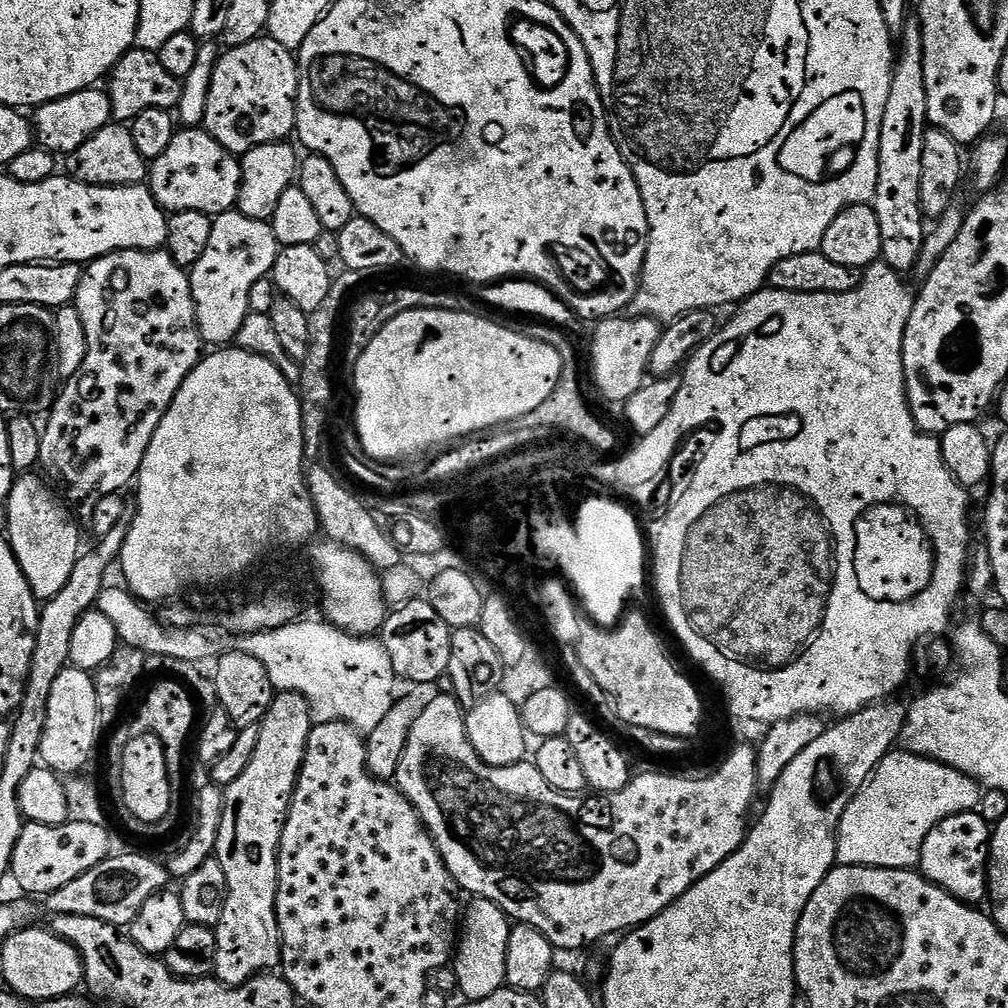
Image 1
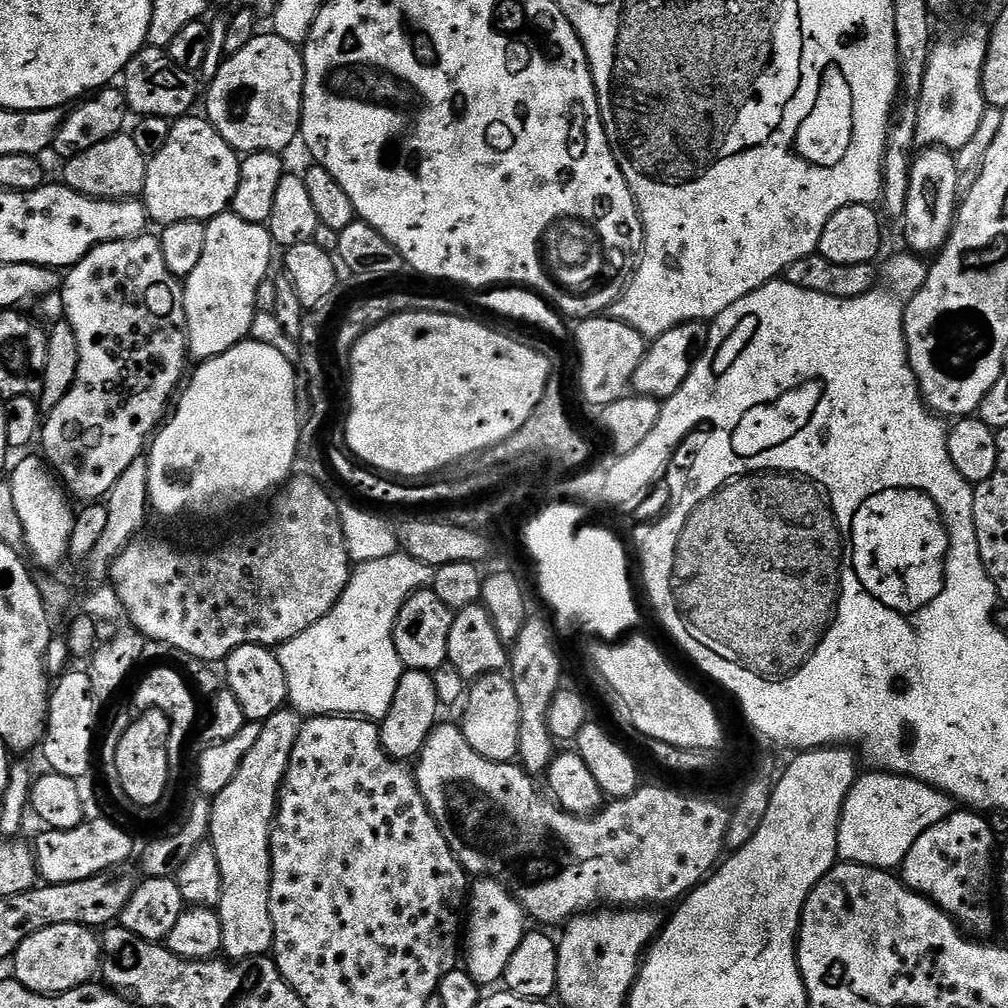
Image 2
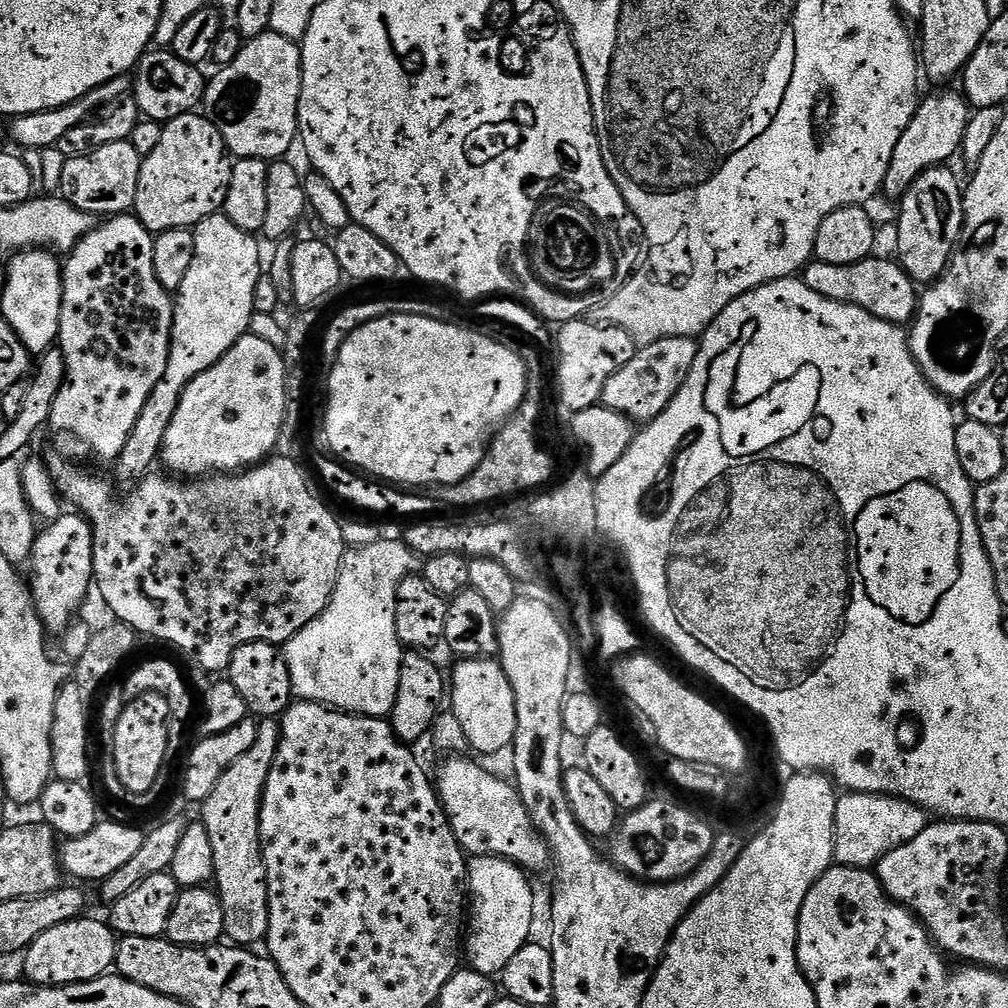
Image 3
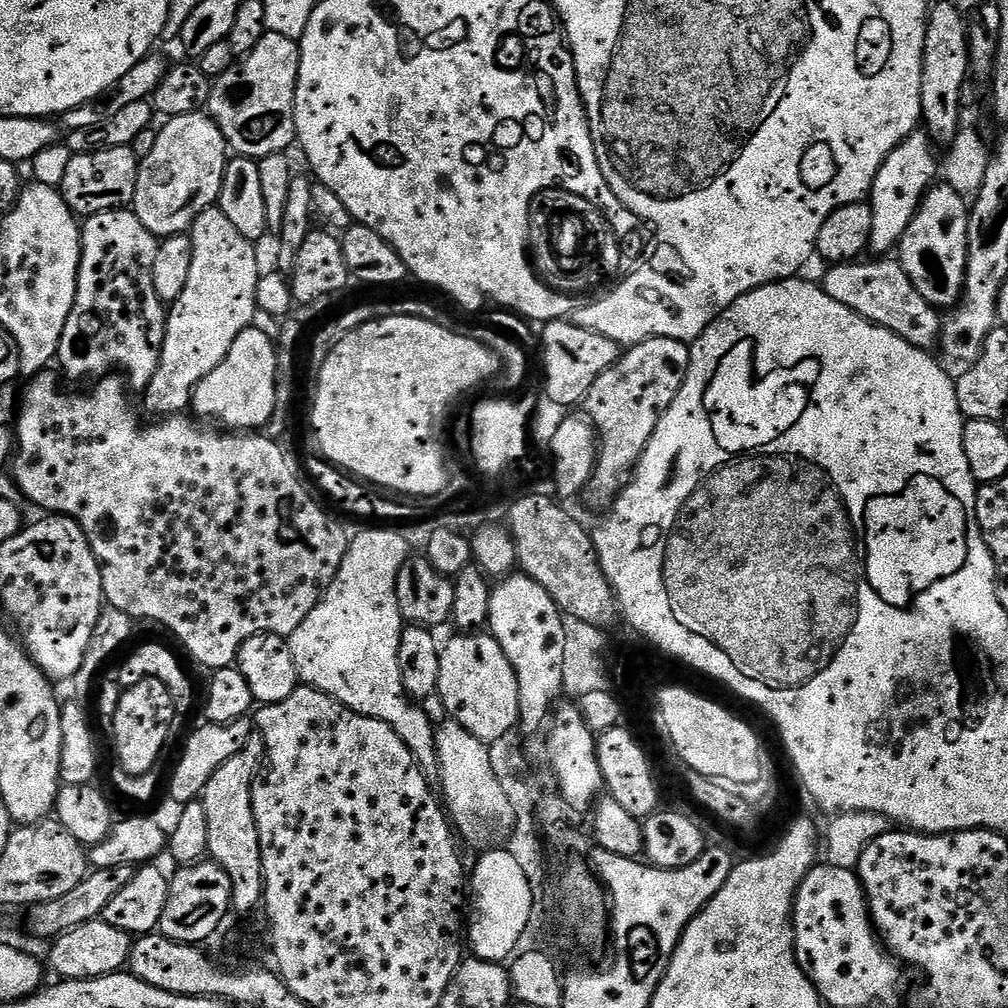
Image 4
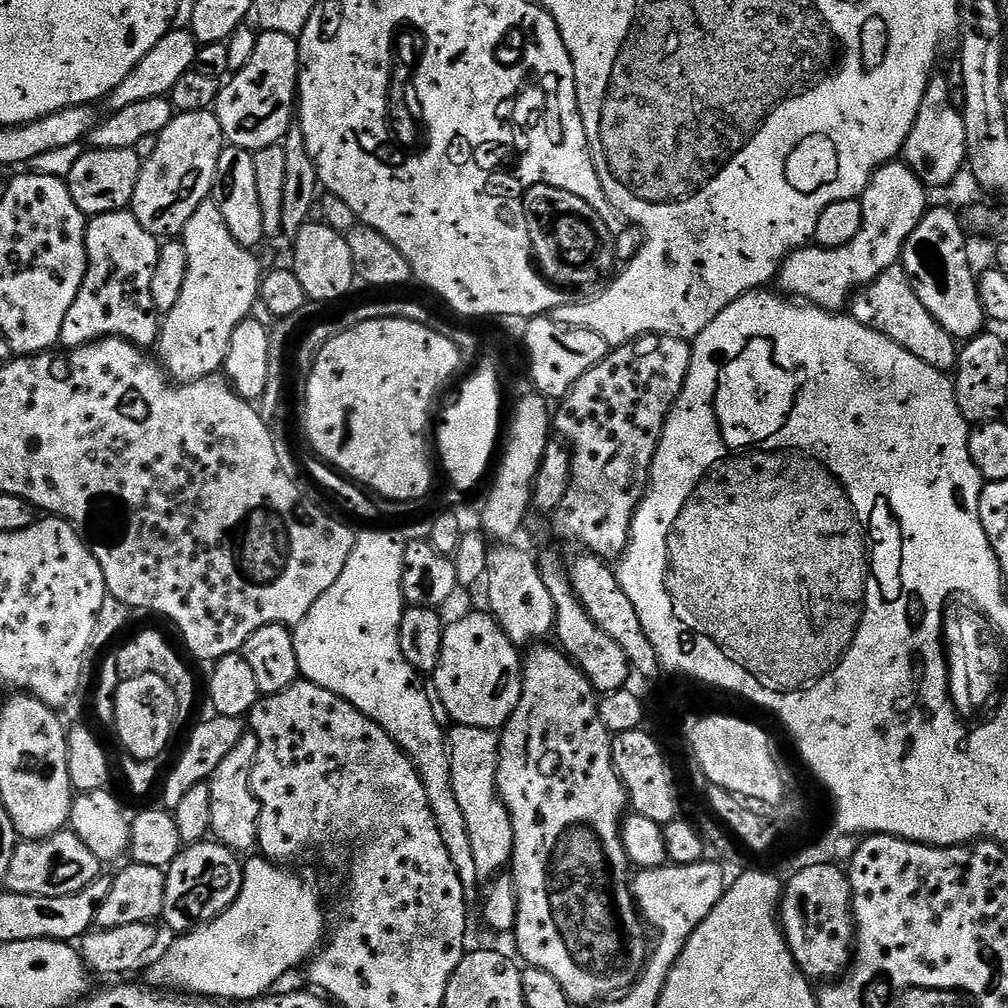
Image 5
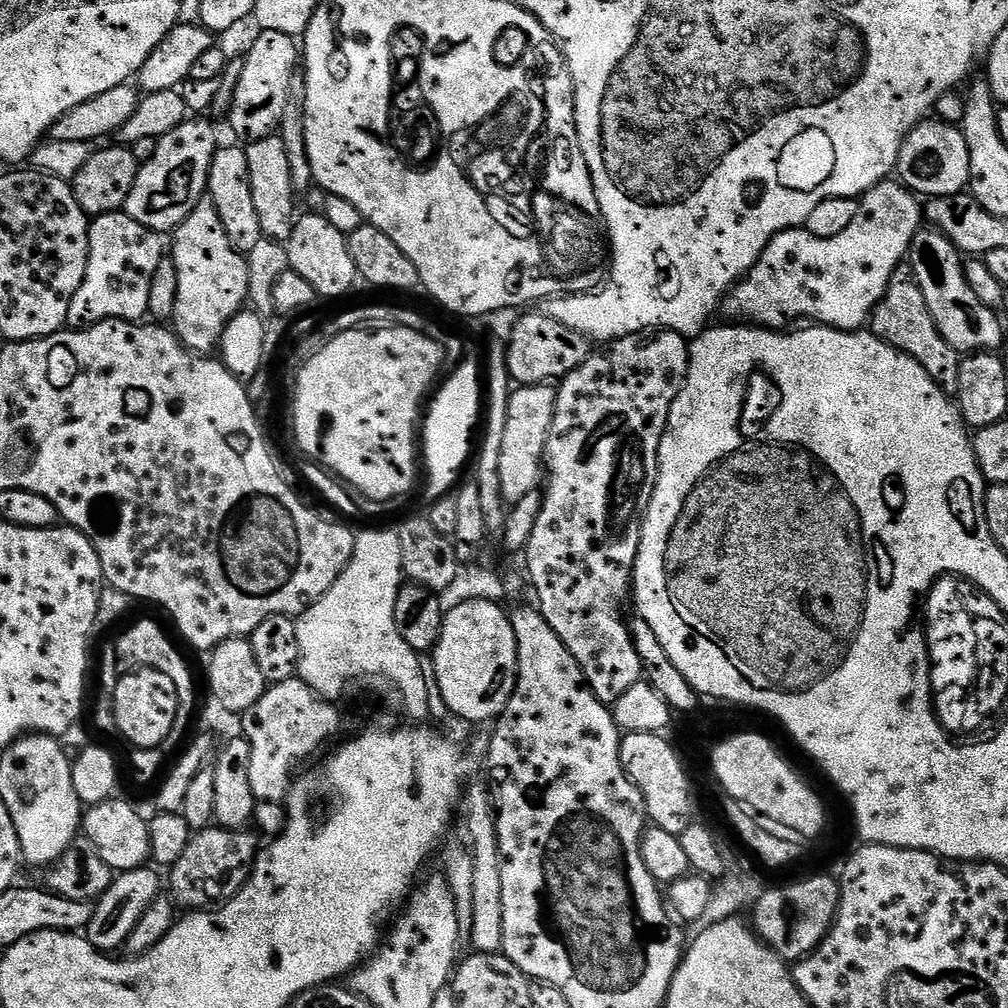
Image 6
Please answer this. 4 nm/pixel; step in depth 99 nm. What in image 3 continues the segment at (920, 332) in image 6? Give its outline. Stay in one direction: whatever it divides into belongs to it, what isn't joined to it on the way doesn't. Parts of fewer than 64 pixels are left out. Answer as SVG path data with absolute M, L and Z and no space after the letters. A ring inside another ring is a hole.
M869 258L846 266L834 266L830 262L813 259L803 269L802 279L806 286L810 286L810 290L814 290L814 294L830 298L833 304L853 304L874 314L874 318L882 318L886 322L901 326L911 325L920 306L916 281L910 279L895 259L876 259Z

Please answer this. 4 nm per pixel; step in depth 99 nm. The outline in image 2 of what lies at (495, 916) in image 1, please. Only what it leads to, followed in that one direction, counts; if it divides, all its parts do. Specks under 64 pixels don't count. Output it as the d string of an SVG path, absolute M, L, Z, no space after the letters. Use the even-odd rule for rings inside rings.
M480 878L471 885L466 901L466 931L462 936L462 964L476 984L499 985L503 981L506 966L524 937L524 920L524 909L499 880Z

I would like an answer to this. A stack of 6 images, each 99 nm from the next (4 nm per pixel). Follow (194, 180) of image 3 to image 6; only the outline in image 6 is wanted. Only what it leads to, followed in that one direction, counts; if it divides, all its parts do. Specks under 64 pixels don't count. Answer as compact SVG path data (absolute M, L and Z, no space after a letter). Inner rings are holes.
M189 118L182 126L170 130L170 134L166 134L158 141L154 158L140 165L138 174L134 178L134 190L130 190L130 198L126 198L123 206L123 211L127 212L130 218L134 218L134 222L146 226L152 232L168 234L190 215L200 200L205 199L210 166L218 141L216 141L215 130L204 120L207 119Z

